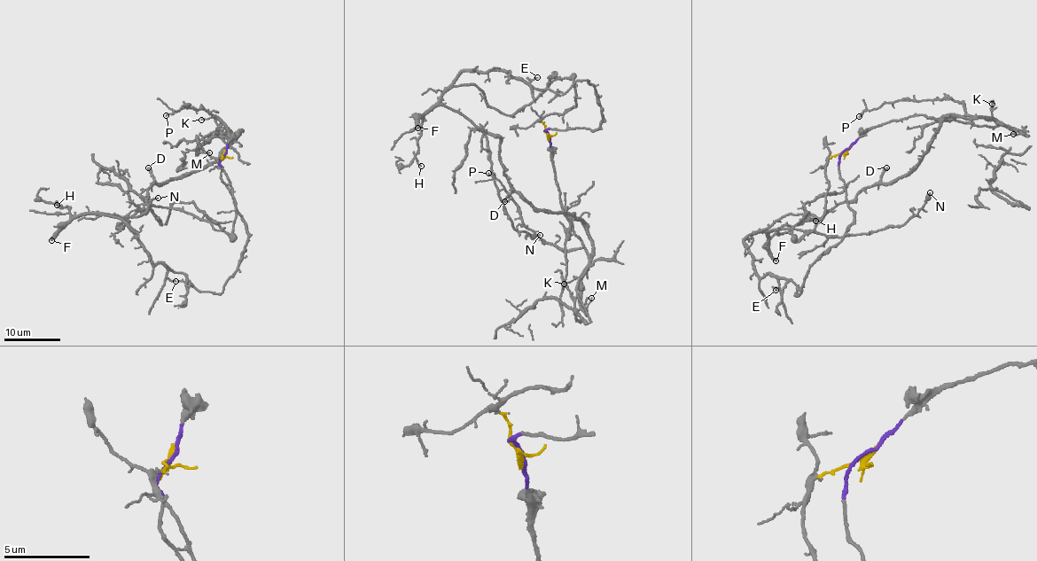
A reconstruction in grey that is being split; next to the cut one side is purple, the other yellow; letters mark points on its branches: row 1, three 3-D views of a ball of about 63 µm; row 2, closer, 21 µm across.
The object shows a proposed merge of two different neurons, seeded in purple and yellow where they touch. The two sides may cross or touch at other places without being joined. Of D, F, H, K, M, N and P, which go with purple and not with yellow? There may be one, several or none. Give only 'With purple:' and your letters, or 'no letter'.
With purple: D, K, M, P

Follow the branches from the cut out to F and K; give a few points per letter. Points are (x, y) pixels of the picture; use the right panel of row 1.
F: (846, 150), (827, 160), (814, 228), (798, 239), (806, 214), (785, 214), (753, 234), (776, 261)
K: (845, 150), (872, 128), (909, 116), (990, 118), (992, 105)

